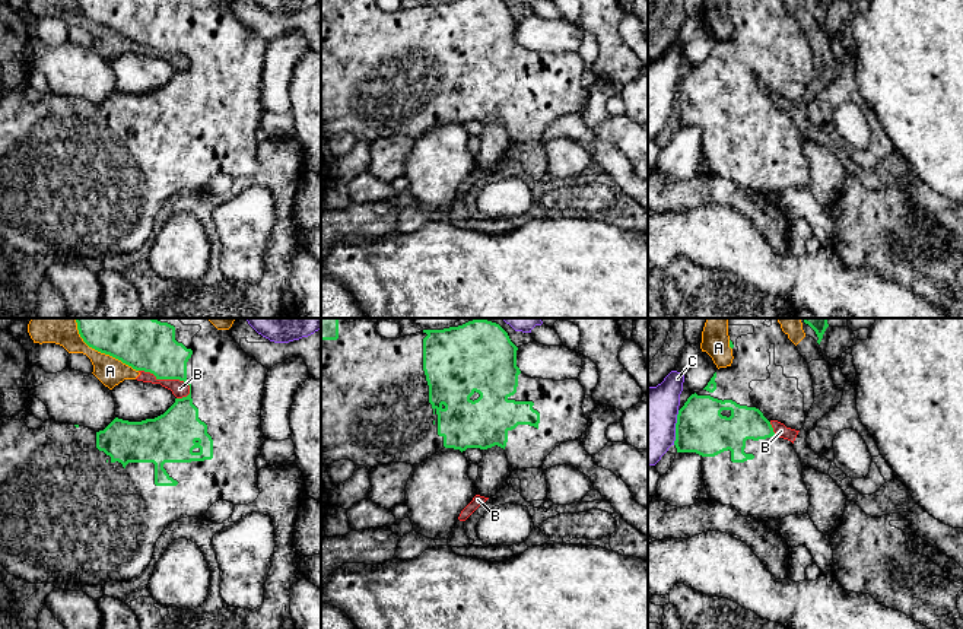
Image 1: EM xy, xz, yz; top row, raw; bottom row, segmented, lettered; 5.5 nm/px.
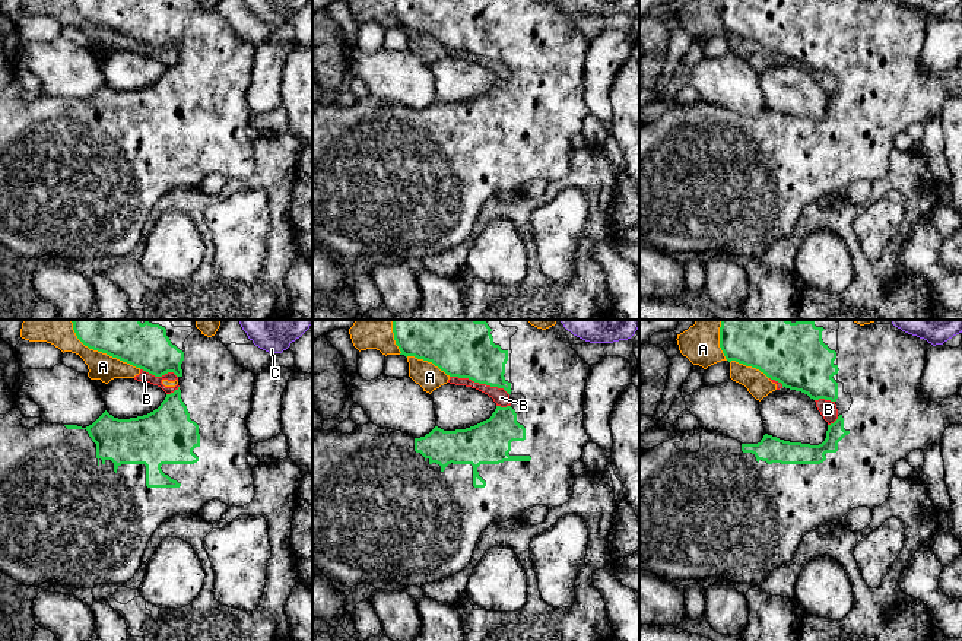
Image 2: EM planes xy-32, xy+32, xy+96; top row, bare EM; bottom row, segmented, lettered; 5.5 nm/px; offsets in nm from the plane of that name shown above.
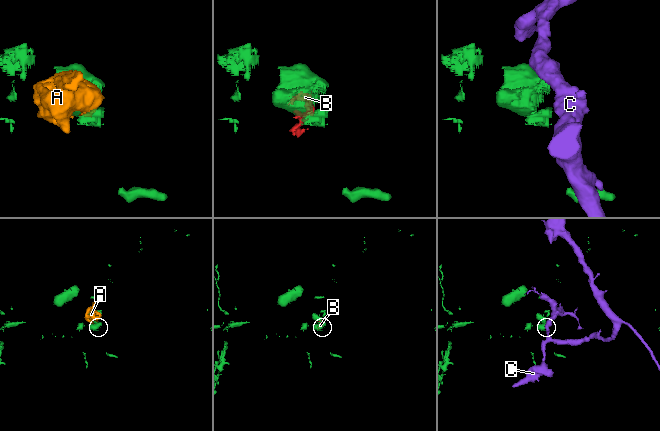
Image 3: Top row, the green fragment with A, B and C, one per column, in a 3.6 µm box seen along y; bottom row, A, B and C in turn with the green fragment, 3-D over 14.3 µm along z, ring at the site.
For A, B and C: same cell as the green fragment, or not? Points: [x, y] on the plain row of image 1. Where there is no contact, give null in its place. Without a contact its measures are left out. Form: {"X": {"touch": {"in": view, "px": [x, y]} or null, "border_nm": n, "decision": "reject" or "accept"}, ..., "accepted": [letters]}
{"A": {"touch": {"in": "xy", "px": [104, 25]}, "border_nm": 420, "decision": "reject"}, "B": {"touch": {"in": "xy", "px": [168, 51]}, "border_nm": 320, "decision": "reject"}, "C": {"touch": {"in": "yz", "px": [676, 101]}, "border_nm": 190, "decision": "reject"}, "accepted": []}

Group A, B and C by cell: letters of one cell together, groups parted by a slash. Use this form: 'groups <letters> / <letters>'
groups A B / C

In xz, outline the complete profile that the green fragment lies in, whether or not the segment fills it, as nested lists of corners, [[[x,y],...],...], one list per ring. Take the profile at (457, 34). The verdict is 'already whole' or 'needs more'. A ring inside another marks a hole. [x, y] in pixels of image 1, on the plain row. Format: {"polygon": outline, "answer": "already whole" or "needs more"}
{"polygon": [[[321,0],[321,166],[330,166],[333,156],[327,142],[340,133],[350,133],[355,139],[365,139],[371,144],[376,139],[391,136],[420,137],[444,121],[463,126],[467,121],[487,123],[498,118],[505,123],[512,143],[522,143],[541,140],[544,131],[560,117],[581,114],[581,108],[588,101],[582,83],[585,64],[581,55],[578,53],[553,54],[527,50],[517,39],[517,23],[518,20],[502,0],[423,3],[398,12],[381,10],[375,0]]], "answer": "needs more"}

